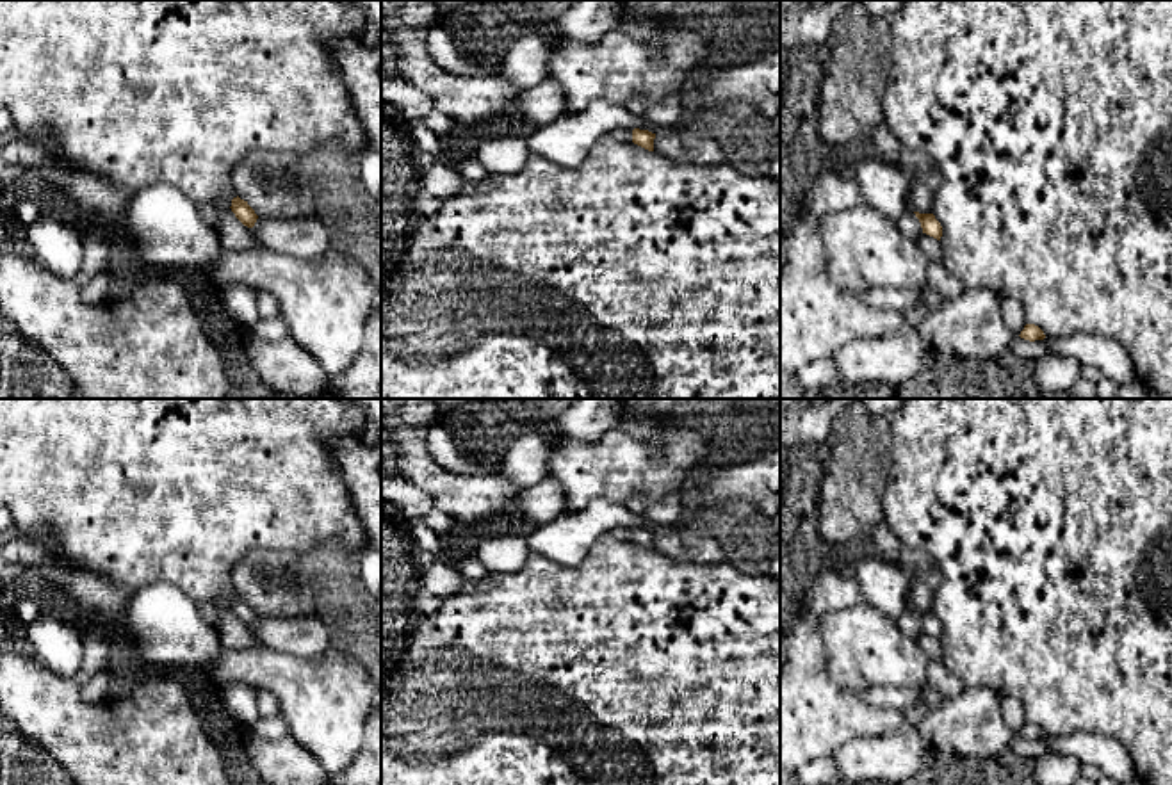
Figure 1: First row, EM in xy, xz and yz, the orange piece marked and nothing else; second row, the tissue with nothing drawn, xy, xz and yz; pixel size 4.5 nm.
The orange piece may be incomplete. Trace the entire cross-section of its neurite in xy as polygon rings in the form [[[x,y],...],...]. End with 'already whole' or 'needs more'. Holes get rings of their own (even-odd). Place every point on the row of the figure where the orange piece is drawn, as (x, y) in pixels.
[[[239,196],[232,199],[232,212],[235,217],[248,228],[253,228],[258,215],[255,210],[248,205],[248,201],[240,199]]]; already whole

